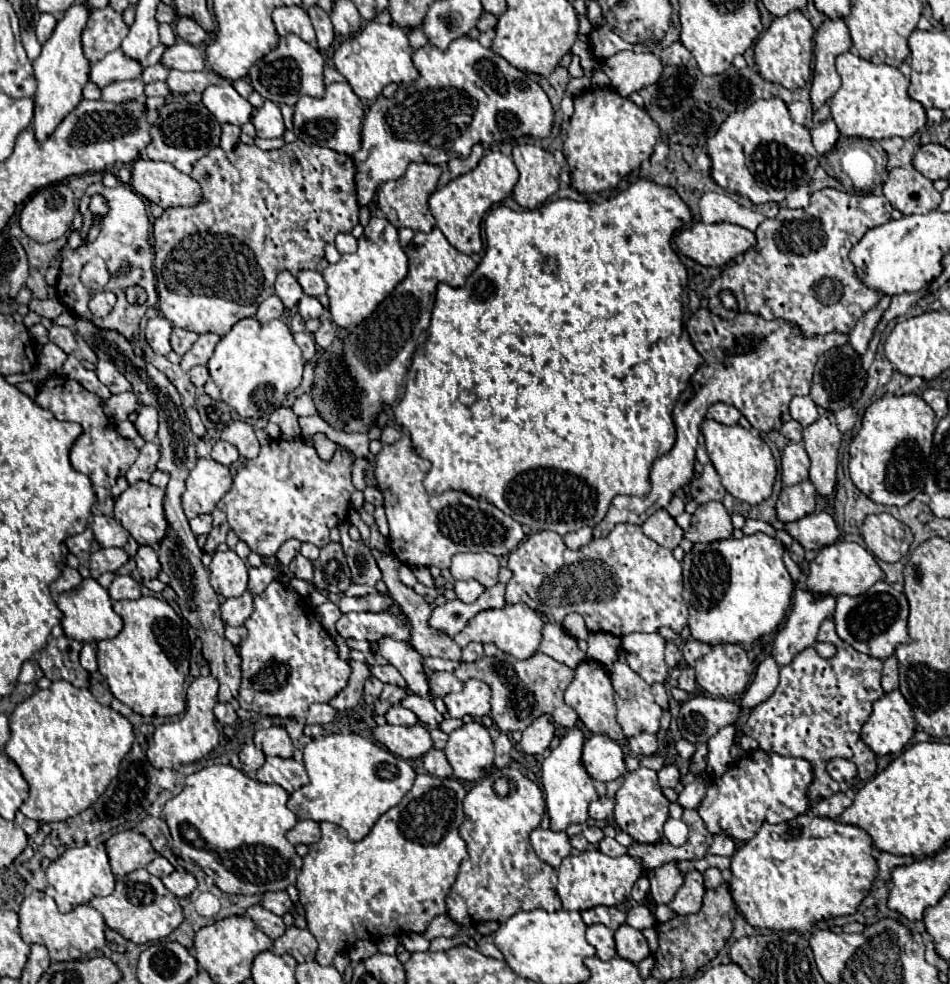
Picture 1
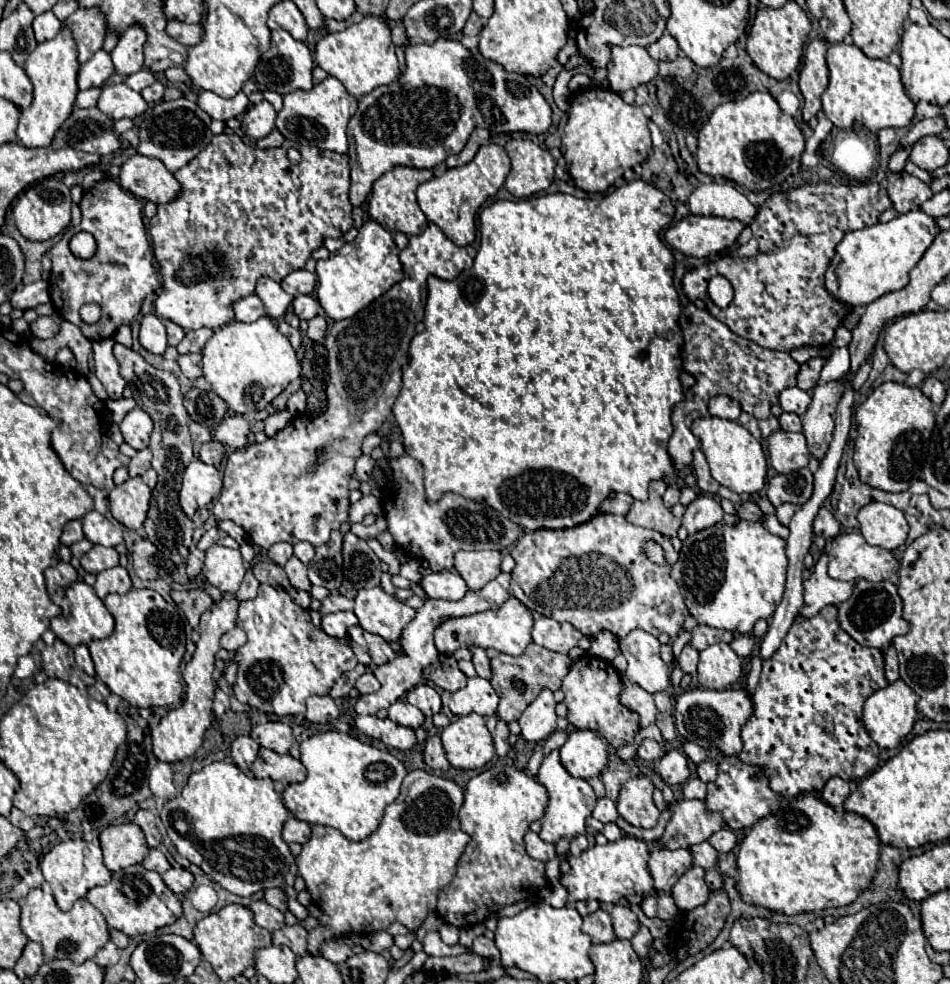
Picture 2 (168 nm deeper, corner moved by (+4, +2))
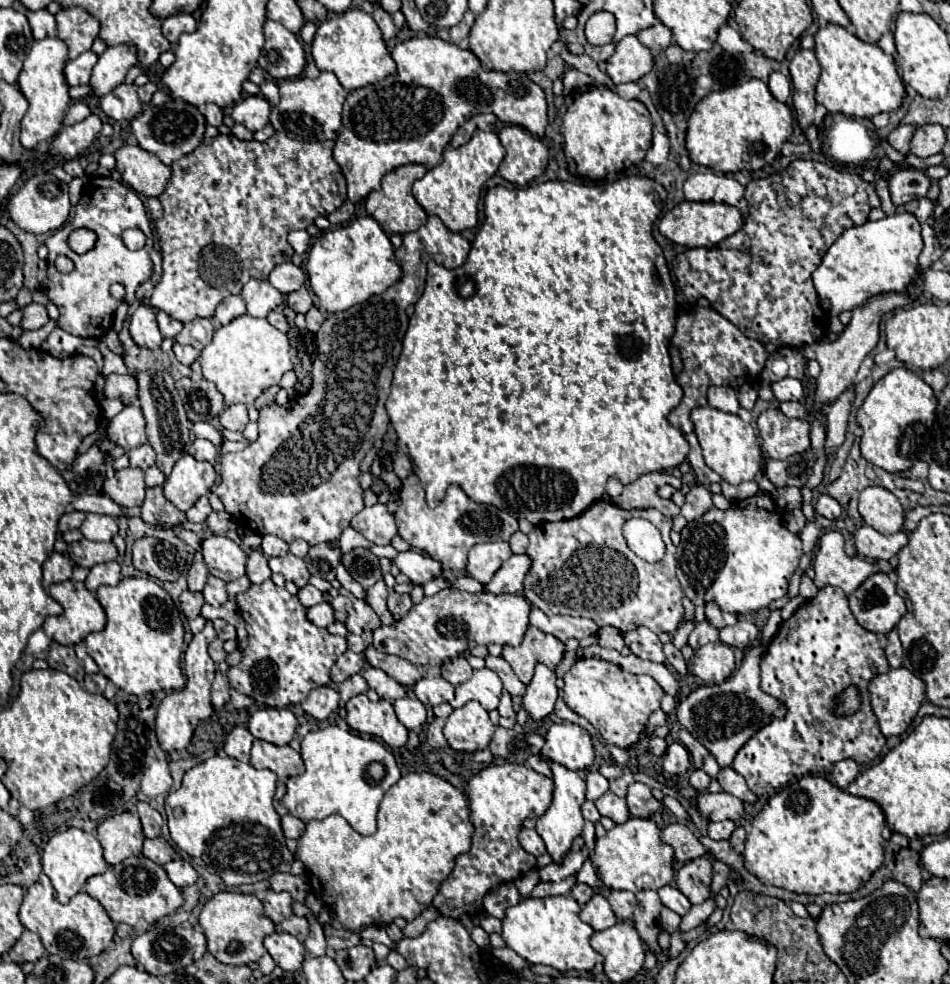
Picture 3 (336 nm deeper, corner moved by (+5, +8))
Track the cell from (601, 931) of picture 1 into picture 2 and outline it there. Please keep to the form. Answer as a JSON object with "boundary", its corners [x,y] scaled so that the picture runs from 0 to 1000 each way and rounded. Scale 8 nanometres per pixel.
{"boundary":[[[628,924],[626,928],[622,928],[614,934],[614,946],[622,952],[624,958],[643,958],[647,954],[647,948],[643,942],[643,932],[635,924]]]}

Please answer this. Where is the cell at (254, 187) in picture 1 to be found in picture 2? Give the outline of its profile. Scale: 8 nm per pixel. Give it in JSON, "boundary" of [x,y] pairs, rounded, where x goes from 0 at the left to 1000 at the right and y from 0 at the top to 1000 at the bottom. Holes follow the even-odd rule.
{"boundary":[[[233,135],[233,137],[226,137],[222,141],[222,145],[205,162],[201,162],[201,166],[197,166],[193,172],[184,174],[184,182],[191,186],[191,196],[188,196],[186,202],[165,210],[165,218],[159,223],[157,237],[159,237],[159,243],[161,243],[163,261],[165,261],[167,269],[169,269],[169,279],[172,279],[172,298],[165,300],[163,320],[186,328],[195,336],[212,334],[212,332],[228,334],[228,332],[239,330],[245,324],[243,308],[247,308],[247,304],[264,300],[268,296],[268,288],[271,288],[273,282],[285,282],[289,286],[296,286],[306,275],[319,273],[321,265],[327,261],[327,255],[336,253],[340,243],[344,243],[344,241],[357,243],[372,229],[372,225],[369,225],[369,212],[372,210],[367,206],[367,166],[365,166],[365,158],[359,158],[359,155],[353,155],[353,153],[340,153],[340,151],[334,151],[334,149],[321,149],[321,147],[306,145],[306,143],[300,143],[292,151],[275,153],[275,151],[266,151],[266,149],[258,147],[249,137]],[[306,149],[311,149],[317,155],[317,166],[315,168],[308,168],[302,162],[302,151],[306,151]]]}

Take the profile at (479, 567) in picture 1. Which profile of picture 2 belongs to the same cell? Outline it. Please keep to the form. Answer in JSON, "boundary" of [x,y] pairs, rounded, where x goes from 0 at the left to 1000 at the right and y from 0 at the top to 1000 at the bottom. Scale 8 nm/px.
{"boundary":[[[481,560],[479,578],[489,588],[492,597],[496,601],[502,601],[527,582],[527,562],[525,560]]]}

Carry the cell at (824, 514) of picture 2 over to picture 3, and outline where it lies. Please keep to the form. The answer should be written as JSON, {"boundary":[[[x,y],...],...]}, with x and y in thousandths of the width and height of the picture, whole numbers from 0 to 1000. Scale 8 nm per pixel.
{"boundary":[[[863,503],[861,509],[859,509],[857,519],[859,519],[861,523],[874,527],[874,529],[880,529],[880,527],[884,527],[886,515],[884,515],[884,511],[882,511],[880,507],[876,507],[874,503]]]}

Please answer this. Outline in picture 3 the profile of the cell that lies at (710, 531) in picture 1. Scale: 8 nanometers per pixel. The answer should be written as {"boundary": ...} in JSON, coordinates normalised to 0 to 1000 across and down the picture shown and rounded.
{"boundary":[[[731,493],[722,503],[722,511],[718,513],[718,523],[722,525],[722,529],[731,529],[739,525],[739,521],[747,519],[749,515],[752,515],[749,501],[739,493]]]}

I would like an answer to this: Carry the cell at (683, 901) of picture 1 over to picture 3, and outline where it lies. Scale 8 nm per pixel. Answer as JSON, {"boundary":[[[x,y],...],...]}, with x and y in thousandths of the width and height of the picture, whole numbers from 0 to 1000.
{"boundary":[[[745,871],[724,875],[712,885],[712,901],[718,903],[718,908],[724,912],[728,920],[741,918],[745,914],[747,893],[749,893],[749,877]]]}

